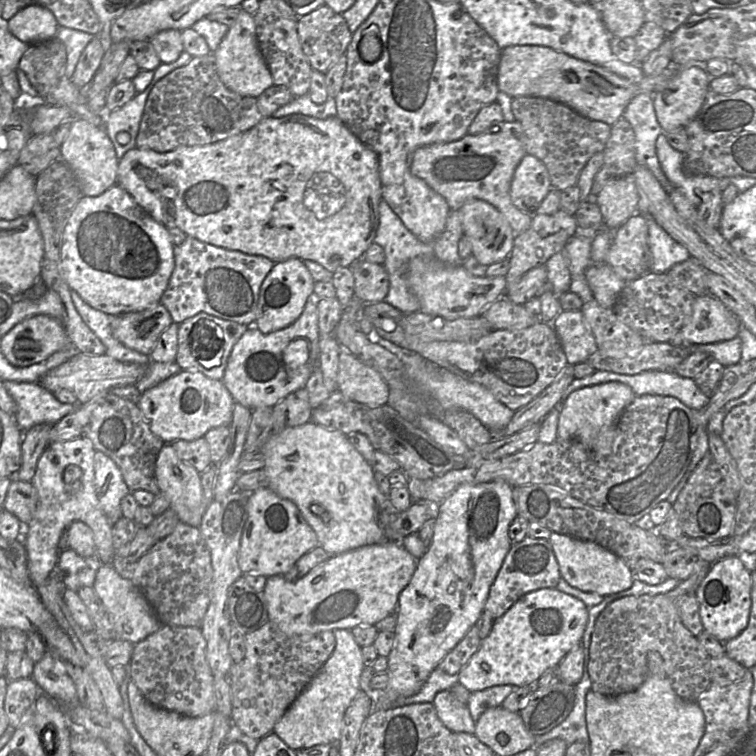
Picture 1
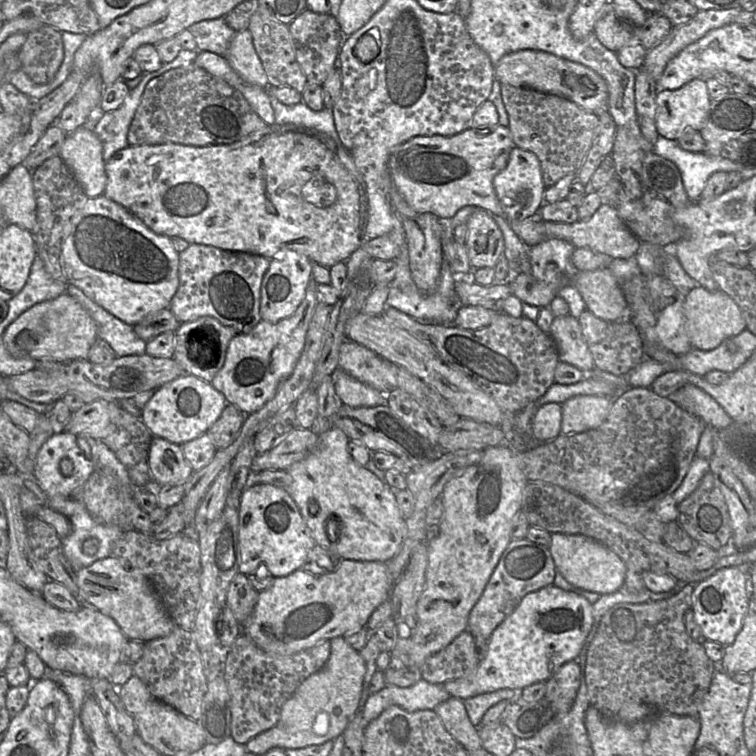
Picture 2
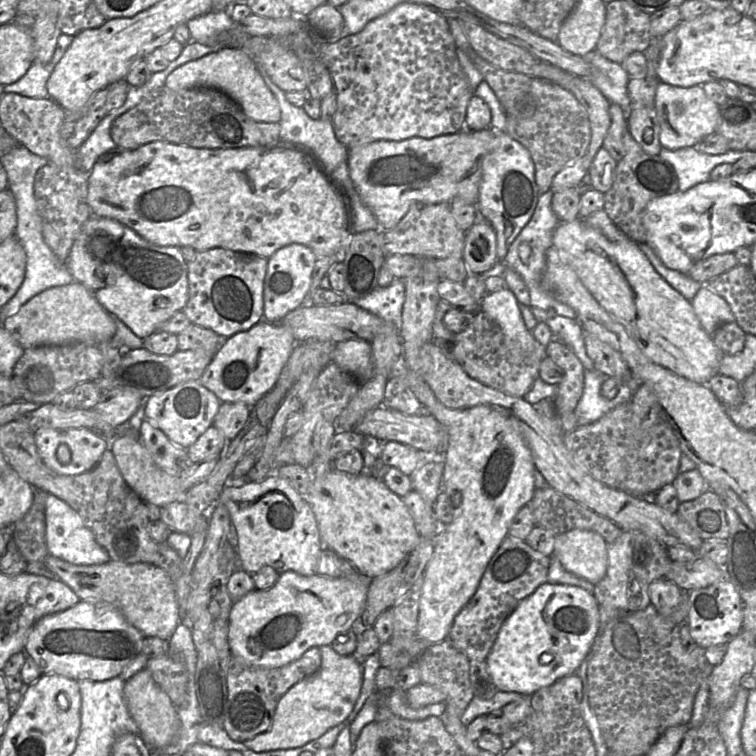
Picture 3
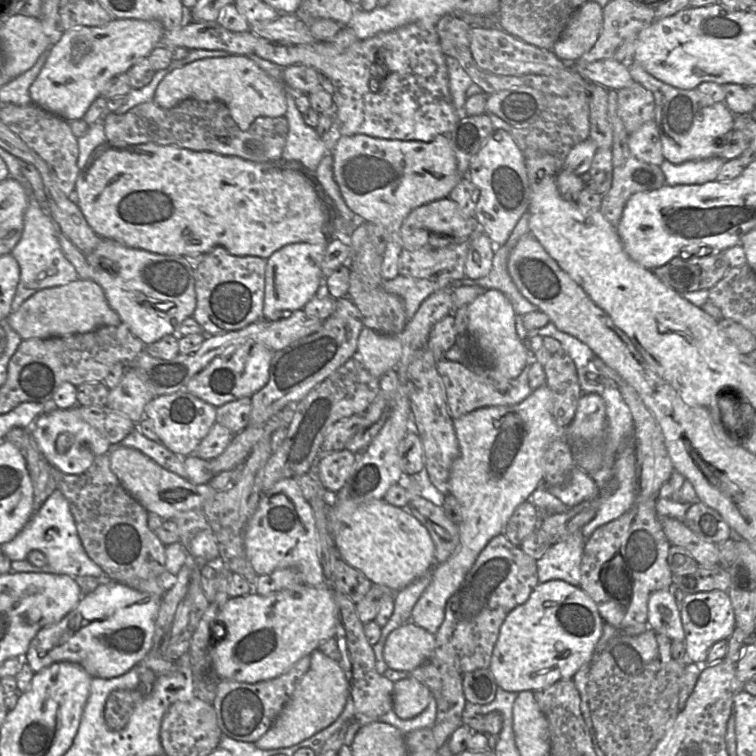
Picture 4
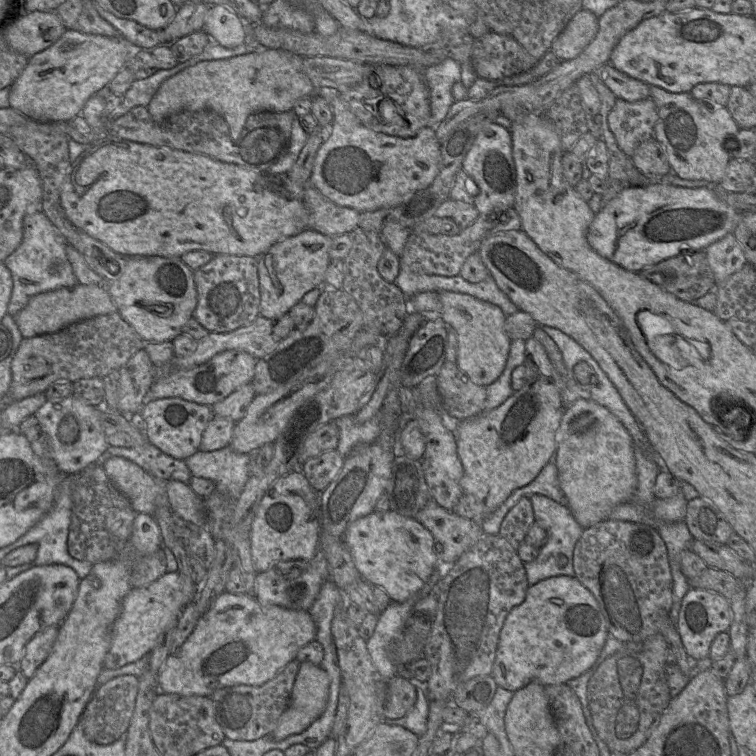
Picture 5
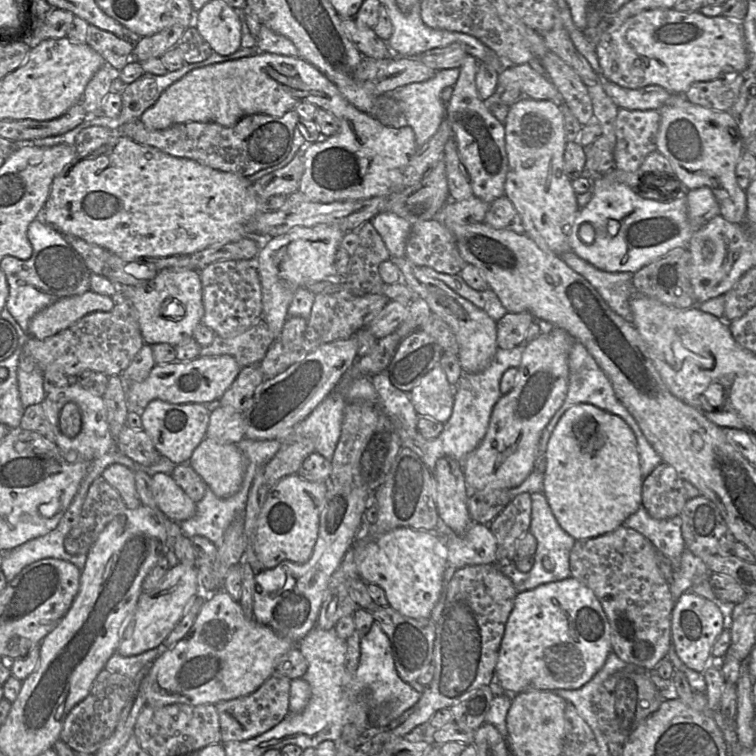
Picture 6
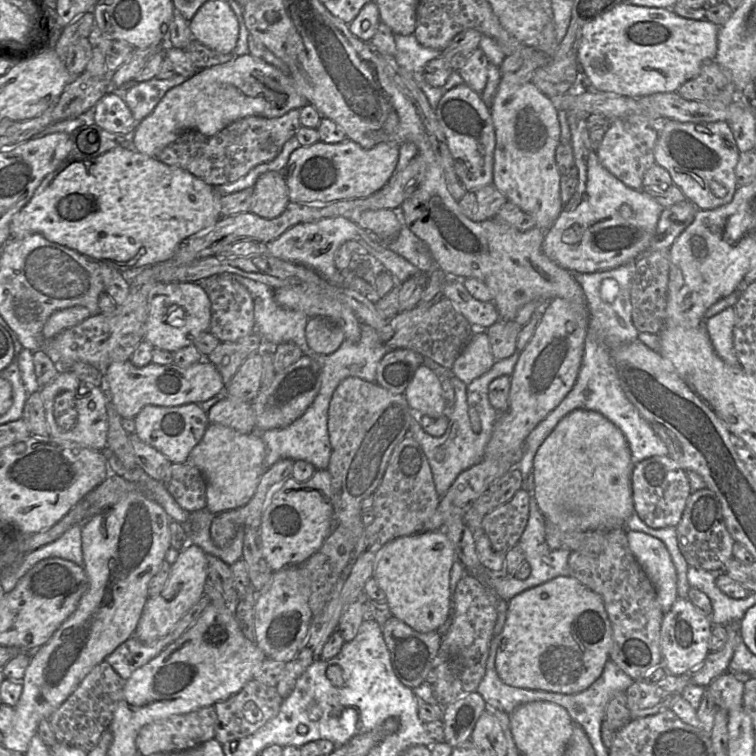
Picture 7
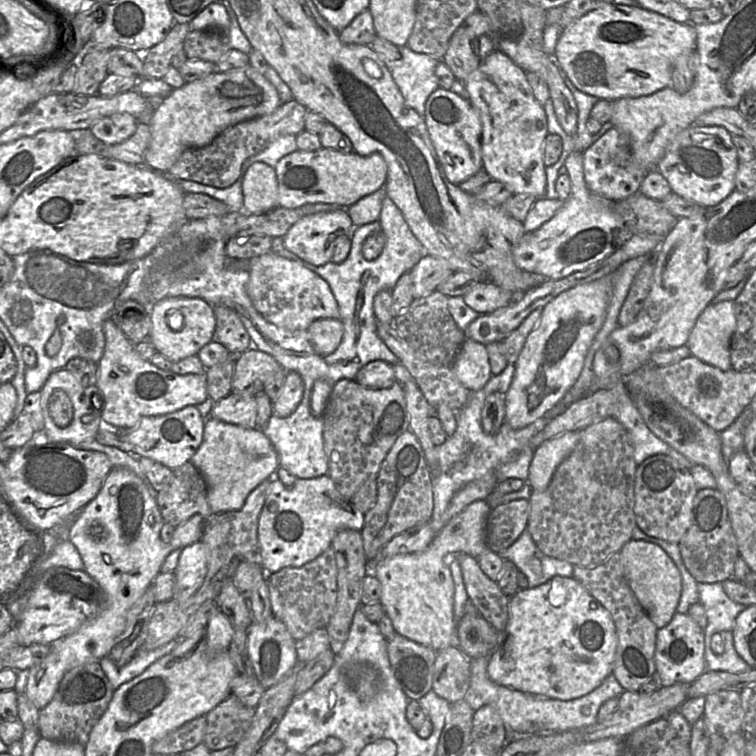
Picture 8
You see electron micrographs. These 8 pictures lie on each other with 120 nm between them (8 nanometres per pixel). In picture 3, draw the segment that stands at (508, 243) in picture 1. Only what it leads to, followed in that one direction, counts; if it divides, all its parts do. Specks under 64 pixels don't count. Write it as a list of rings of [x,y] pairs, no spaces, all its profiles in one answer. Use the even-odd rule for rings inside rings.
[[[476,221],[466,232],[463,258],[469,275],[481,275],[498,263],[497,239],[487,221]]]

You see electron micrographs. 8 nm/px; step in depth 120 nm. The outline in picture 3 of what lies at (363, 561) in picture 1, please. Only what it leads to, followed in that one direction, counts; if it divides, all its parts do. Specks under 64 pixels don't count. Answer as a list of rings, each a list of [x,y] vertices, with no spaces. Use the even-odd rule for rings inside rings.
[[[287,571],[281,574],[275,585],[270,589],[251,591],[240,600],[233,603],[228,619],[228,643],[231,654],[236,658],[240,658],[249,666],[270,669],[285,666],[299,659],[304,652],[312,647],[331,645],[338,634],[350,631],[355,620],[361,617],[362,612],[365,608],[367,592],[372,579],[373,578],[370,578],[364,574],[352,574],[346,578],[332,578],[319,575],[303,576],[293,571]]]

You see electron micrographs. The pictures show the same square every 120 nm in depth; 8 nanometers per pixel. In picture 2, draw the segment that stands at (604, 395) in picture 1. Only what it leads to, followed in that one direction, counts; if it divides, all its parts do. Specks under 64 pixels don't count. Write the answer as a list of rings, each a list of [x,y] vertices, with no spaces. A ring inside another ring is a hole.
[[[577,395],[562,404],[561,435],[599,427],[607,418],[614,399],[602,395]]]

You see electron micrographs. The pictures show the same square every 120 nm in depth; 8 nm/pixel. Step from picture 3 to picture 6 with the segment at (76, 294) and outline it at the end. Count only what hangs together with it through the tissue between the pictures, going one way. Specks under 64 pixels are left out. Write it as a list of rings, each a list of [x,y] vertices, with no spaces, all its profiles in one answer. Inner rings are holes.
[[[91,290],[61,298],[36,313],[29,322],[28,334],[36,339],[53,336],[93,312],[110,312],[116,300]]]

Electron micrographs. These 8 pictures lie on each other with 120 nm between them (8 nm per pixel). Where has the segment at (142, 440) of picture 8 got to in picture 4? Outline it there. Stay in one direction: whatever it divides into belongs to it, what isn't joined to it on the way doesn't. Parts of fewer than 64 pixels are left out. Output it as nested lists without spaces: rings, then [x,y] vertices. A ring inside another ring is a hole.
[[[180,390],[154,397],[145,406],[145,417],[153,421],[154,431],[168,450],[180,457],[192,455],[216,423],[216,408],[193,394]]]

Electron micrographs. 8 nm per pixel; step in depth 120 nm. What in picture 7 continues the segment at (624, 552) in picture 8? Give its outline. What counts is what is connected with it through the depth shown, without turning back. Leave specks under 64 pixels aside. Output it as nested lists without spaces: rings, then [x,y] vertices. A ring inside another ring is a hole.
[[[627,530],[629,547],[652,582],[658,602],[666,614],[678,598],[677,573],[666,545],[643,532]]]

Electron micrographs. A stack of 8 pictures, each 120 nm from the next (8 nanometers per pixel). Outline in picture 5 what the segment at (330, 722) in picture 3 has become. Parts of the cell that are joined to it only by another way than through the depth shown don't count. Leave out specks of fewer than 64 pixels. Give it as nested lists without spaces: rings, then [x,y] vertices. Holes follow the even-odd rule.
[[[309,661],[300,664],[290,704],[271,733],[276,741],[306,730],[325,710],[330,680],[327,672]]]

